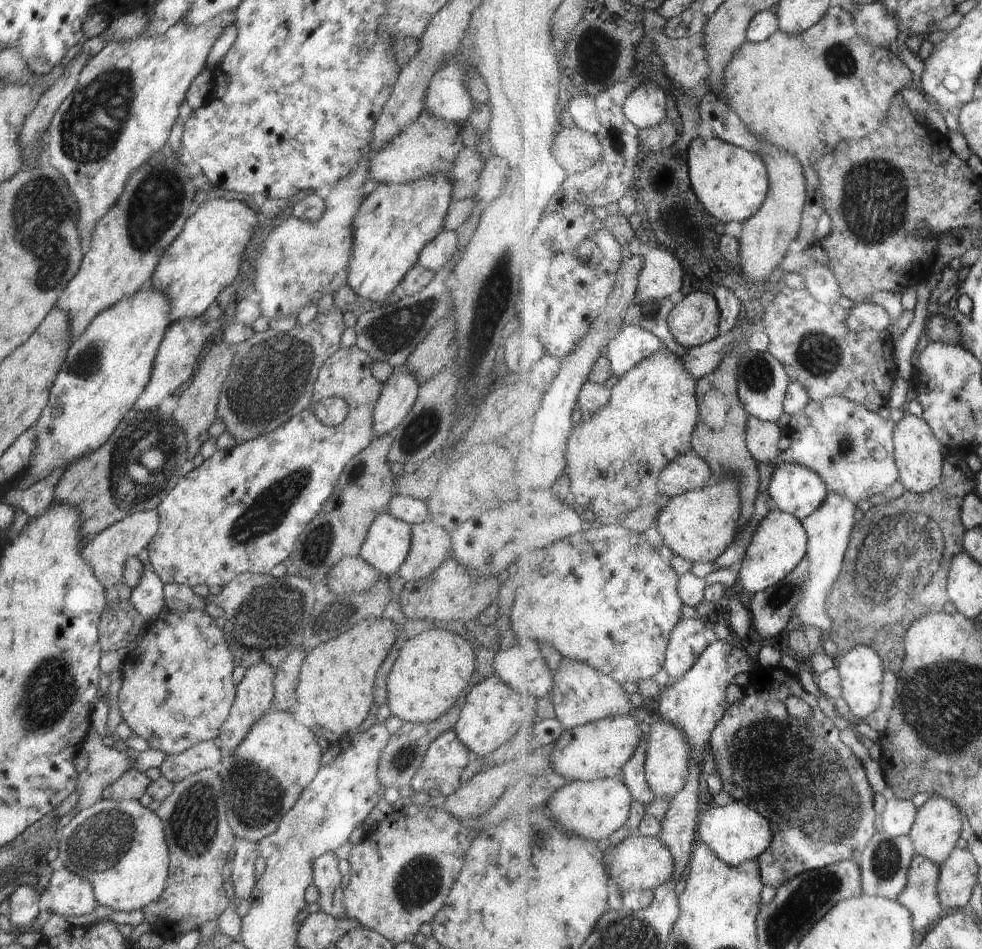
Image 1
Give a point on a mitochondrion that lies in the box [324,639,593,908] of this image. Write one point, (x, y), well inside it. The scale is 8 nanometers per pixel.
(542, 840)

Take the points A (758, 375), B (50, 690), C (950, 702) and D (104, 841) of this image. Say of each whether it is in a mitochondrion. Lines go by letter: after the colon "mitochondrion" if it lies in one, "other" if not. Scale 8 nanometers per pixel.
A: mitochondrion
B: mitochondrion
C: mitochondrion
D: mitochondrion

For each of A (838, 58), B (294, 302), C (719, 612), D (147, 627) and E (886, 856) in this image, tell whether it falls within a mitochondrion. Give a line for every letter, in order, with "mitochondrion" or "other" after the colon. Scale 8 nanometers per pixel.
A: mitochondrion
B: other
C: other
D: other
E: mitochondrion

